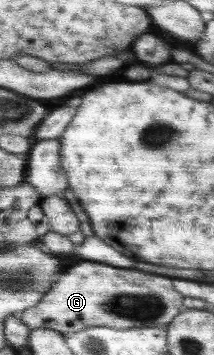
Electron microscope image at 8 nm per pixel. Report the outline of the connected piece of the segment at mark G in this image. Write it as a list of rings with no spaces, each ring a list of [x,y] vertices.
[[[80,262],[72,266],[68,272],[64,272],[36,306],[23,311],[21,321],[31,331],[44,327],[63,334],[78,332],[89,326],[109,326],[117,329],[143,326],[164,327],[186,309],[182,306],[182,302],[182,296],[176,294],[176,290],[172,288],[172,280],[166,276],[146,274],[146,272],[130,270],[130,268],[122,270],[122,268],[112,268],[112,266],[96,264],[96,262]]]

